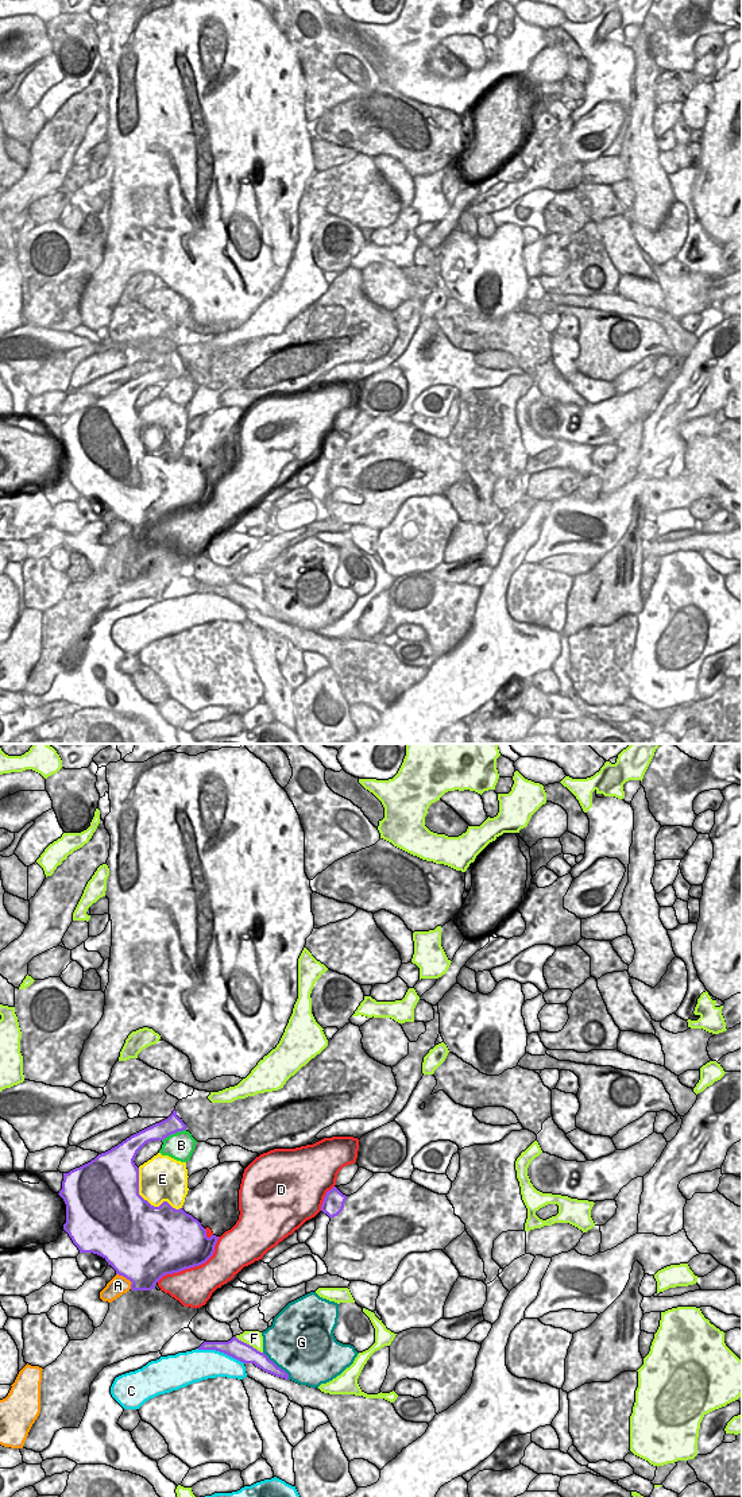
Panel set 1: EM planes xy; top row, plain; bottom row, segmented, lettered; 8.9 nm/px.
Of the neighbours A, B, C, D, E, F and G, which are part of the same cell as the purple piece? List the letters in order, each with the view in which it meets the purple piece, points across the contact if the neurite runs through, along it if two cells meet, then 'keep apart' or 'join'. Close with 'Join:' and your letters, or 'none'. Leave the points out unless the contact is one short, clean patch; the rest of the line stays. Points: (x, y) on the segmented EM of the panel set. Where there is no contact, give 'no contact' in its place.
A: xy | keep apart
B: xy | keep apart
C: xy | along xy (197, 1349), (215, 1349), (243, 1364) | keep apart
D: xy | keep apart
E: xy | keep apart
F: xy | keep apart
G: xy | keep apart
Join: none

